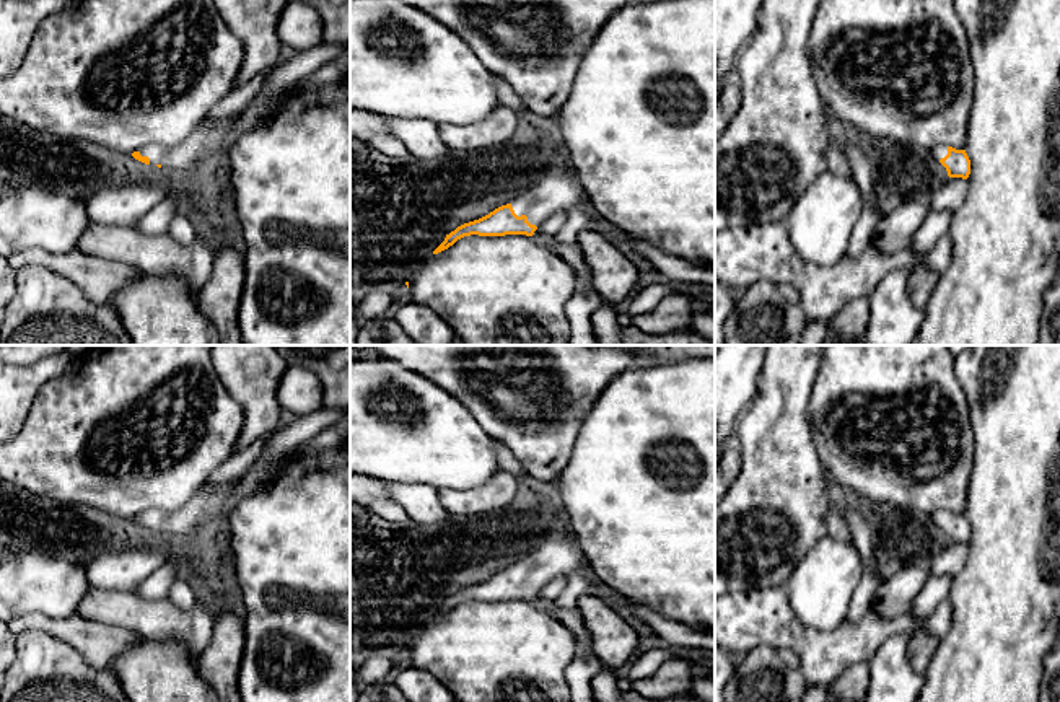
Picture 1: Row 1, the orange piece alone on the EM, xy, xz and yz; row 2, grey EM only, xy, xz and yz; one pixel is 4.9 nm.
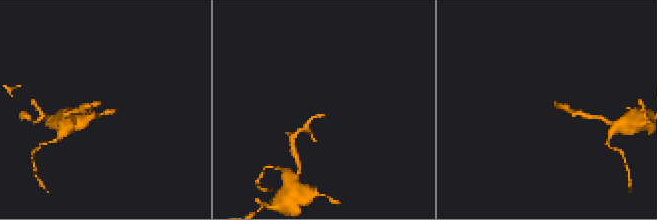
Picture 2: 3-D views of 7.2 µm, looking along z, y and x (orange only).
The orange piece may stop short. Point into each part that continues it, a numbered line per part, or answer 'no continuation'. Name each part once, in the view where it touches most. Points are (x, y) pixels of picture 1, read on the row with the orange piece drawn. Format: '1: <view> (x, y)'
1: xz (559, 189)

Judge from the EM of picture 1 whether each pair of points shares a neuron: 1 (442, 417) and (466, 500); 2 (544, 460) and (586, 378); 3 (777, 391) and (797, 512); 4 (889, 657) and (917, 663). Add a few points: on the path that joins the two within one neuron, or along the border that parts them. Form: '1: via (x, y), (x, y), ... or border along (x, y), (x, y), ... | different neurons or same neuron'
1: border along (495, 471), (482, 486), (438, 491) | different neurons
2: via (546, 440), (565, 421), (573, 398) | same neuron
3: via (777, 421), (780, 482) | same neuron
4: border along (909, 637), (907, 663), (922, 675) | different neurons

